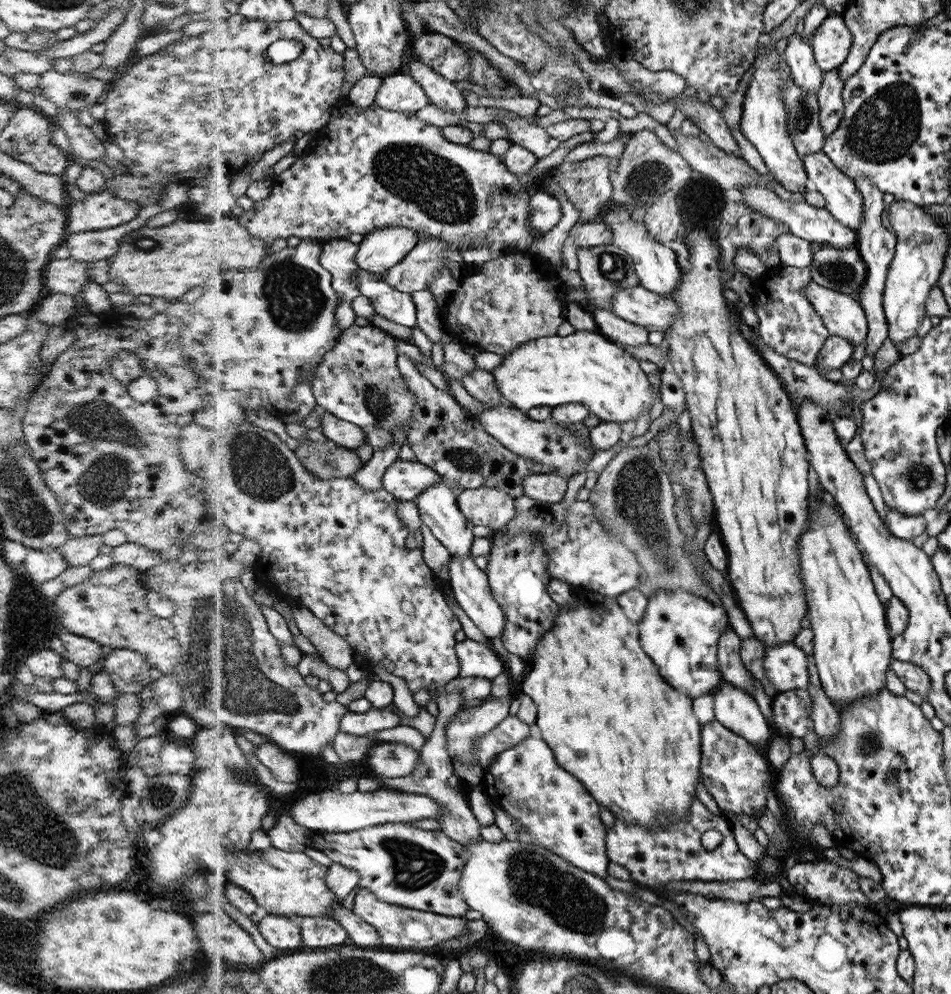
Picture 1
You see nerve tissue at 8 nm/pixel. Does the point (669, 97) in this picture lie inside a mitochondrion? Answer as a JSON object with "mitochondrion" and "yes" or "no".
{"mitochondrion":"no"}

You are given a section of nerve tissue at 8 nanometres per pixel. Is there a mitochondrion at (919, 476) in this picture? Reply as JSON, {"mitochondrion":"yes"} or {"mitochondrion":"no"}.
{"mitochondrion":"yes"}

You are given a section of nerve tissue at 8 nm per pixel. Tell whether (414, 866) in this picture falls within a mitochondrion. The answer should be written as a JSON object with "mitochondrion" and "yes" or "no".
{"mitochondrion":"yes"}

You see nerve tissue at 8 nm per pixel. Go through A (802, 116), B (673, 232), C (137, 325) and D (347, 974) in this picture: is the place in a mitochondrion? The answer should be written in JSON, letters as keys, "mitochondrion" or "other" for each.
{"A":"mitochondrion","B":"other","C":"other","D":"mitochondrion"}

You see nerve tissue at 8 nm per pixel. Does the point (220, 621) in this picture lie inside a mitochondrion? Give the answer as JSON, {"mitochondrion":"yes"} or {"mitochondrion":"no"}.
{"mitochondrion":"yes"}

